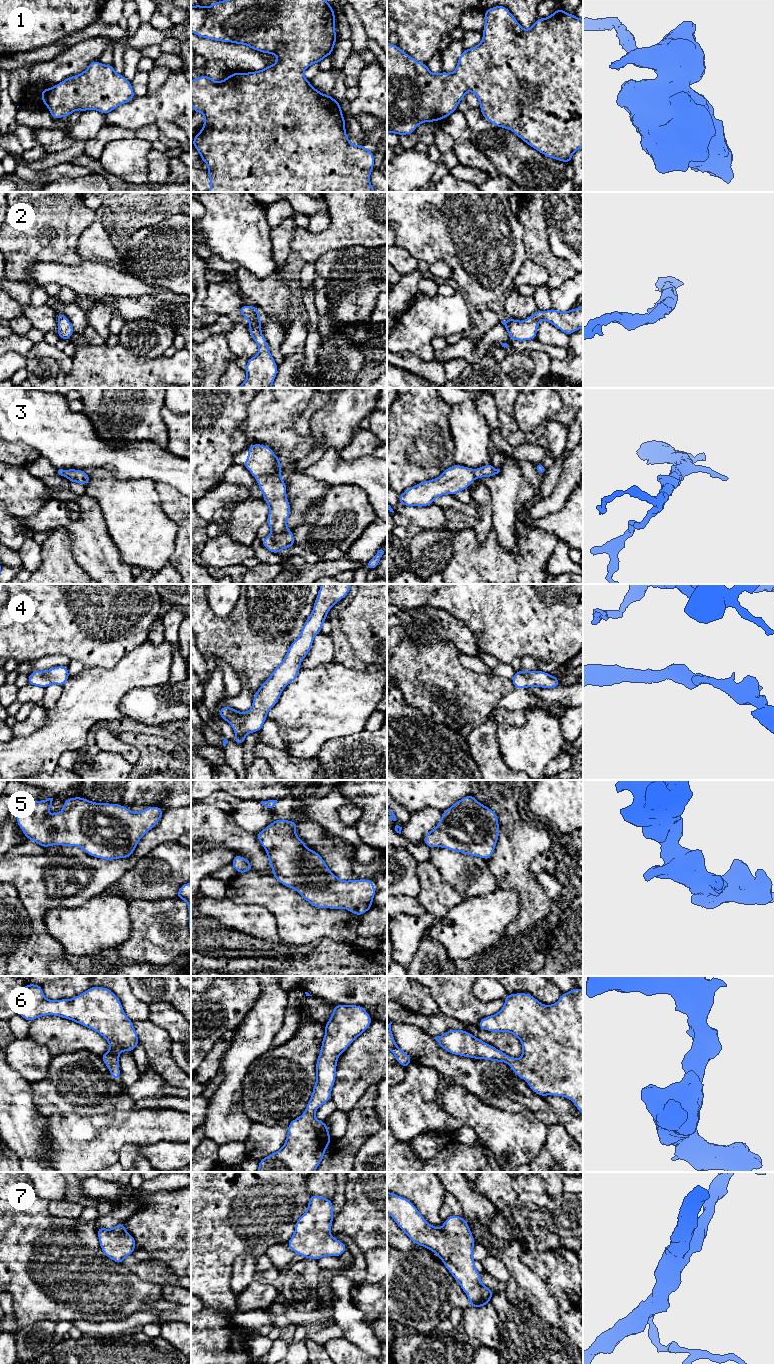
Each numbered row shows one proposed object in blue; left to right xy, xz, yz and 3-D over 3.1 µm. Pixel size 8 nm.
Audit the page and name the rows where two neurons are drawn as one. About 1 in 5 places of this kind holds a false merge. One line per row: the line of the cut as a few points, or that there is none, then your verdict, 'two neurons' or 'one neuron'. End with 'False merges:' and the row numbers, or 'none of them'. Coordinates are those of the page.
1: cut none; one neuron
2: cut none; one neuron
3: cut none; one neuron
4: cut none; one neuron
5: cut none; one neuron
6: cut none; one neuron
7: cut none; one neuron
False merges: none of them

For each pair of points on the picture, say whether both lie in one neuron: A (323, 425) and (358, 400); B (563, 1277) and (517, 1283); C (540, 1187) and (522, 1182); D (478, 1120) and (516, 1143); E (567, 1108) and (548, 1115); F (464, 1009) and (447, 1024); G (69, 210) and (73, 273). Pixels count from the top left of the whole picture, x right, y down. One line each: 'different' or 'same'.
A: same
B: different
C: same
D: same
E: different
F: different
G: different

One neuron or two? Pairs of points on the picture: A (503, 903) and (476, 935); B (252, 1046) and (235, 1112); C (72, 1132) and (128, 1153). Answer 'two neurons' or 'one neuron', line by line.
A: one neuron
B: one neuron
C: two neurons

